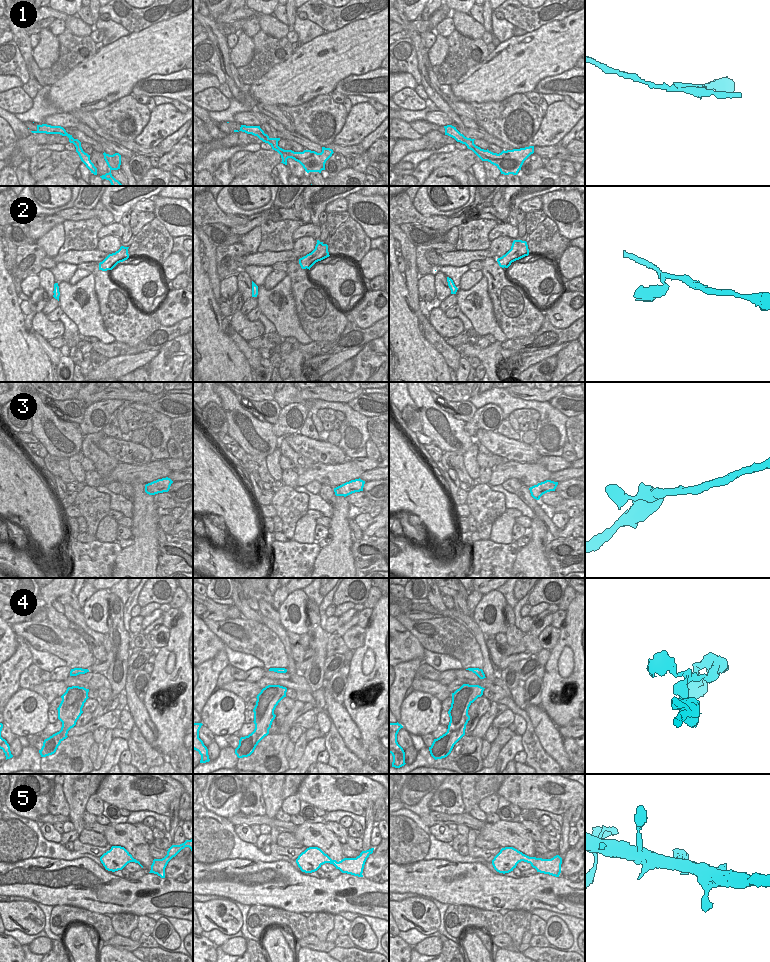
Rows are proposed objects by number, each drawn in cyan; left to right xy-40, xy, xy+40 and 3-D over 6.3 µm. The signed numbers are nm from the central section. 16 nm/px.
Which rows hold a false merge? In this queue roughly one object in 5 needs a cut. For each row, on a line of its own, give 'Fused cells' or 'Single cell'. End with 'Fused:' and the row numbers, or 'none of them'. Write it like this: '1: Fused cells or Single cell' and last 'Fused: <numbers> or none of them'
1: Fused cells
2: Single cell
3: Single cell
4: Single cell
5: Single cell
Fused: 1

